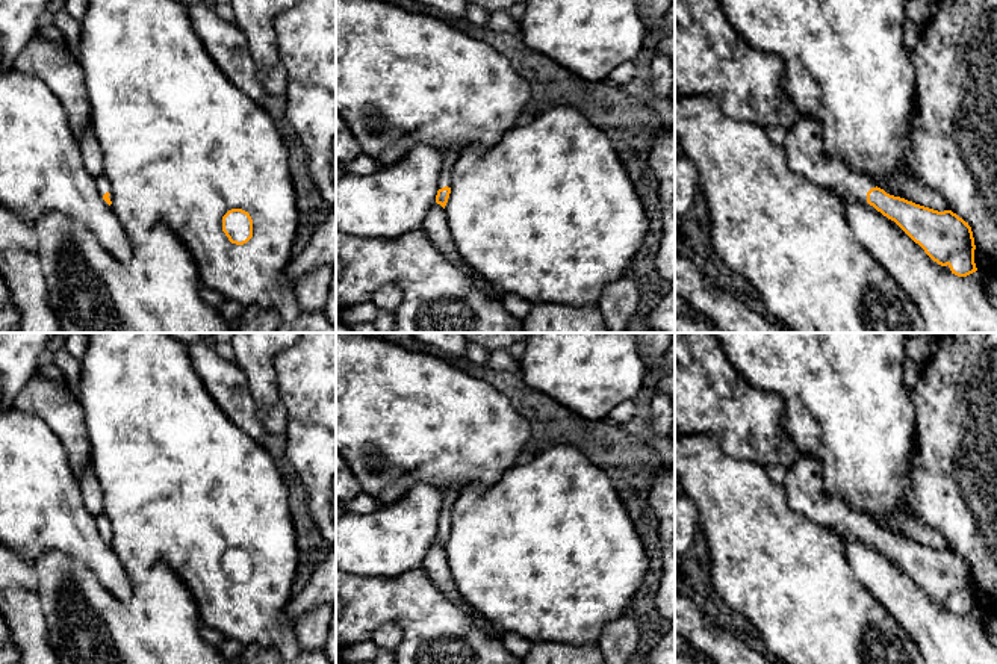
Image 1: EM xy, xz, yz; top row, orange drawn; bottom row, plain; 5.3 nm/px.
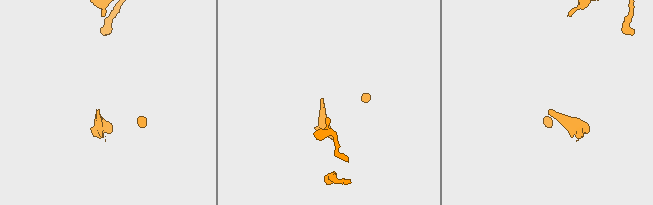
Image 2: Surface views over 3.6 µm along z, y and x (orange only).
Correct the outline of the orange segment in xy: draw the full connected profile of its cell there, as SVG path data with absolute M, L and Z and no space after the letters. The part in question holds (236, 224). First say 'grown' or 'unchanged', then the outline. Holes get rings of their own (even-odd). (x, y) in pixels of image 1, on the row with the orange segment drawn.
grown | M86 0L82 23L79 64L85 74L85 85L91 106L91 127L103 151L103 174L112 185L103 200L112 207L124 227L132 245L141 245L156 224L163 224L188 248L197 265L203 287L219 292L244 307L272 307L278 312L281 324L275 333L336 333L322 312L304 312L298 307L294 284L286 278L286 268L294 259L292 247L300 234L300 213L289 168L289 145L281 135L281 126L247 94L233 85L198 38L186 5L179 0Z

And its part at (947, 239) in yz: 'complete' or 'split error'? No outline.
complete

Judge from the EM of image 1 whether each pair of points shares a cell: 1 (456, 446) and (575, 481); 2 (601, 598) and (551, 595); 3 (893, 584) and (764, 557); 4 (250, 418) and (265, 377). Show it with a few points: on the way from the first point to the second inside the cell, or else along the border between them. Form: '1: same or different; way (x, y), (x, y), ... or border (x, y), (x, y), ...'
1: different; border (519, 462), (487, 486)
2: same; way (589, 593), (563, 593)
3: different; border (843, 543), (843, 552), (852, 574), (881, 602)
4: different; border (241, 371), (267, 433)

